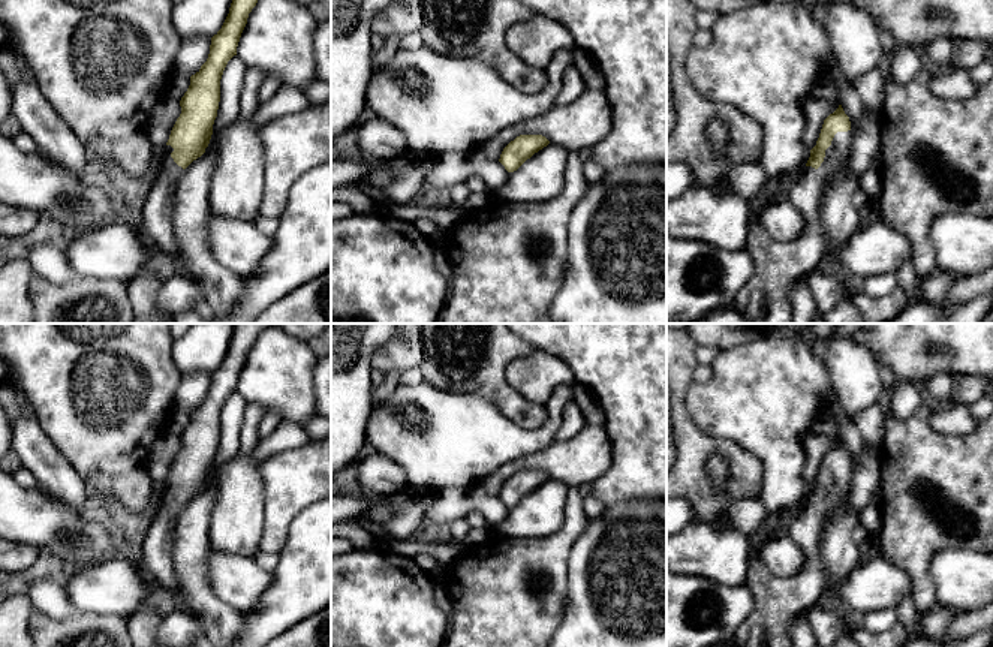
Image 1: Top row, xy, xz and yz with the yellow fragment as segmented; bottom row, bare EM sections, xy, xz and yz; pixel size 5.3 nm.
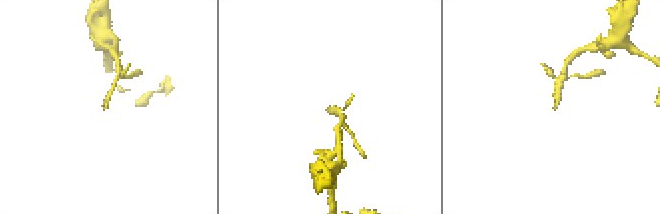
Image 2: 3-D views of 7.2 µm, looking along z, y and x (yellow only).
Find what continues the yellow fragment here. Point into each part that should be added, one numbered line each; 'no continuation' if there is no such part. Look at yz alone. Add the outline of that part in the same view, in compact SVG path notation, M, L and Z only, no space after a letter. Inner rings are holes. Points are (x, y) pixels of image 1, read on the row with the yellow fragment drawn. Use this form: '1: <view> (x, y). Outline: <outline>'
1: yz (778, 265). Outline: M852 130L837 132L821 166L804 166L792 189L771 199L791 201L801 213L804 229L795 240L774 240L759 223L761 211L752 211L747 250L753 259L753 276L732 303L750 324L792 322L789 291L824 261L827 244L821 204L828 178L849 159L851 142Z

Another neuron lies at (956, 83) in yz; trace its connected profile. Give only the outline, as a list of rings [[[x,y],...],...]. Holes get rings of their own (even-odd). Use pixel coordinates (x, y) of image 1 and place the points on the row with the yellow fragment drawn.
[[[951,67],[930,75],[929,85],[938,97],[956,100],[966,100],[981,88],[981,85],[972,81],[969,70],[962,67]]]

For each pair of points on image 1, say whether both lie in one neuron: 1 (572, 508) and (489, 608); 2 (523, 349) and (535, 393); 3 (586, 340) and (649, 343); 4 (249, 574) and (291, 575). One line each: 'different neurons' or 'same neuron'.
1: same neuron
2: different neurons
3: same neuron
4: different neurons

